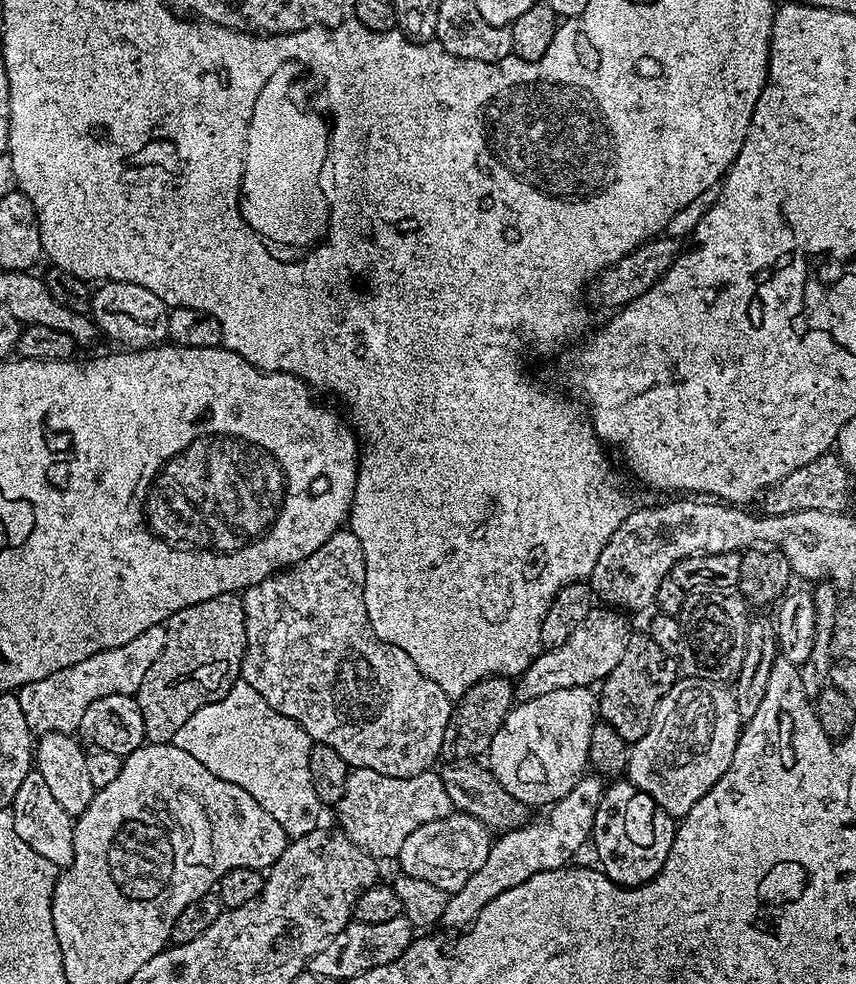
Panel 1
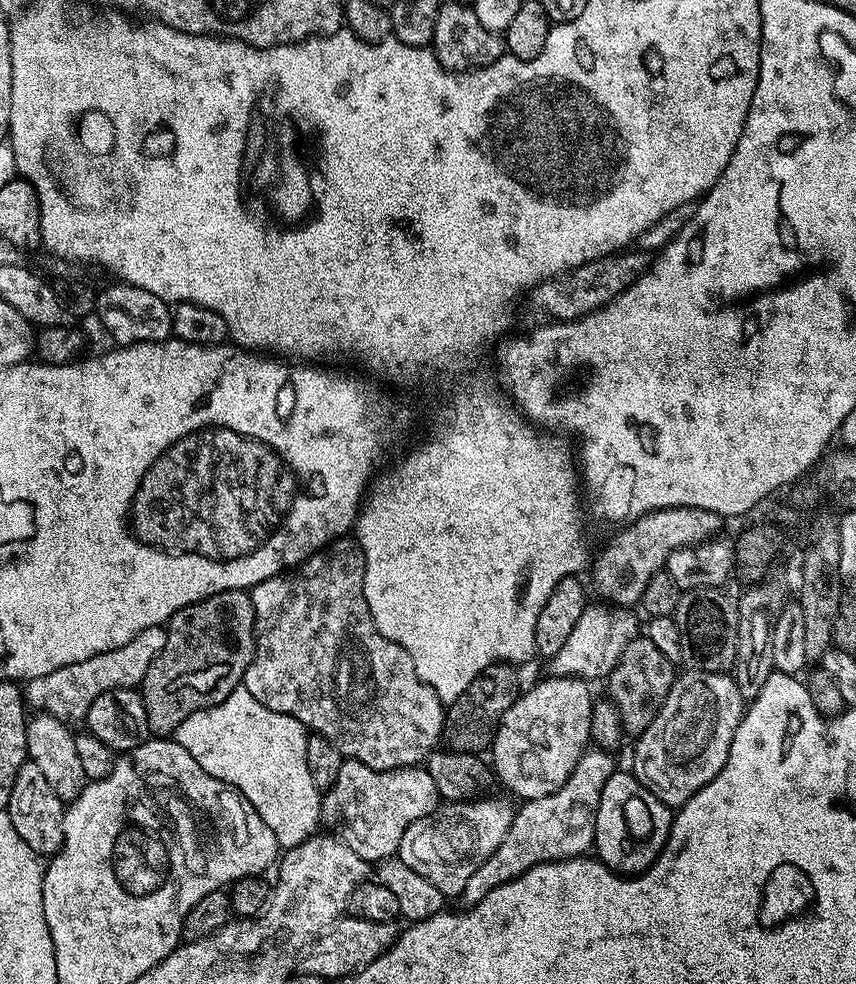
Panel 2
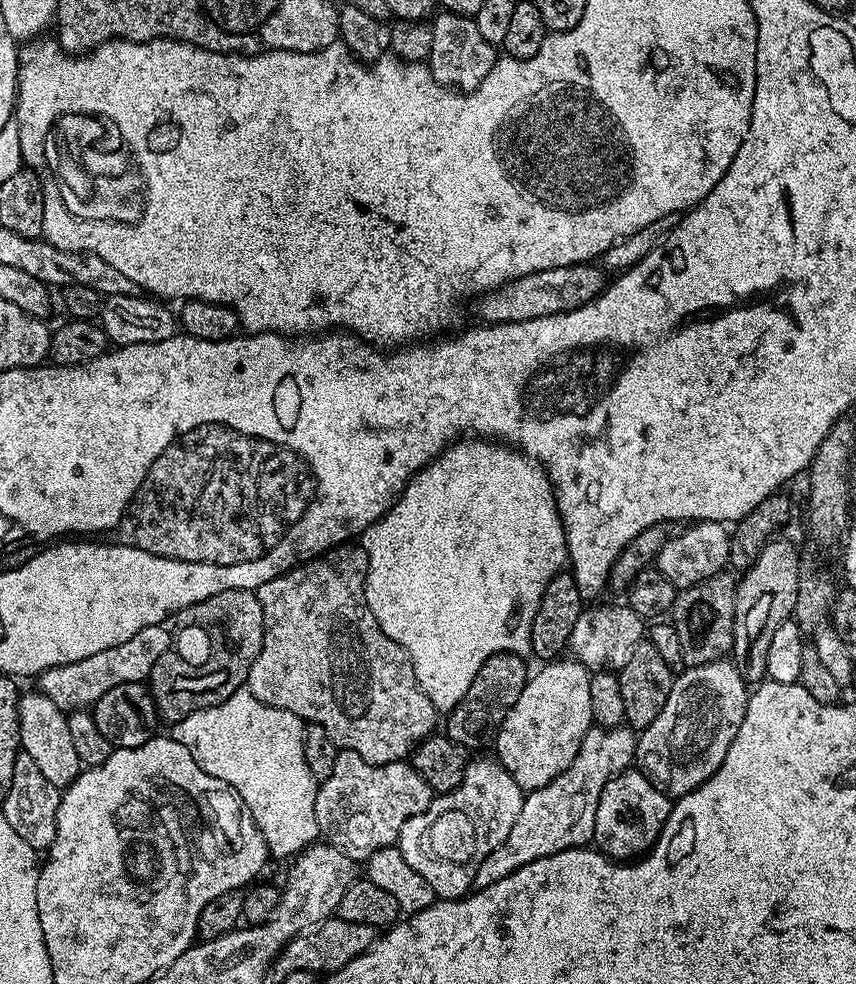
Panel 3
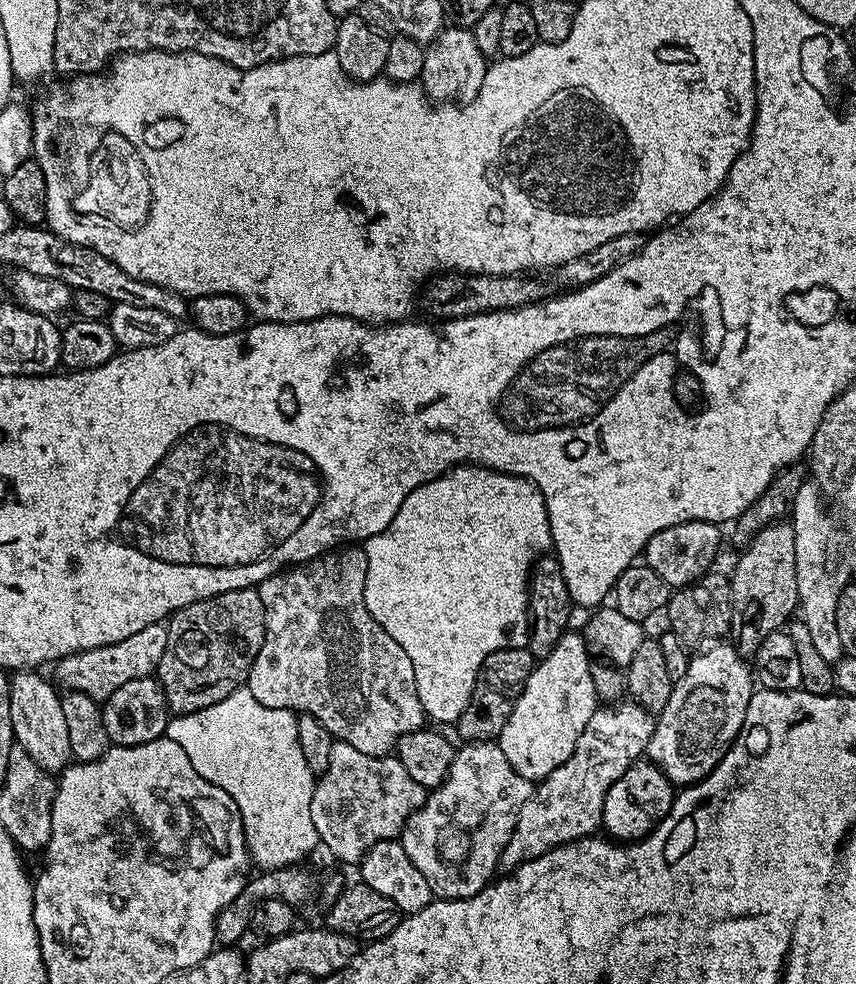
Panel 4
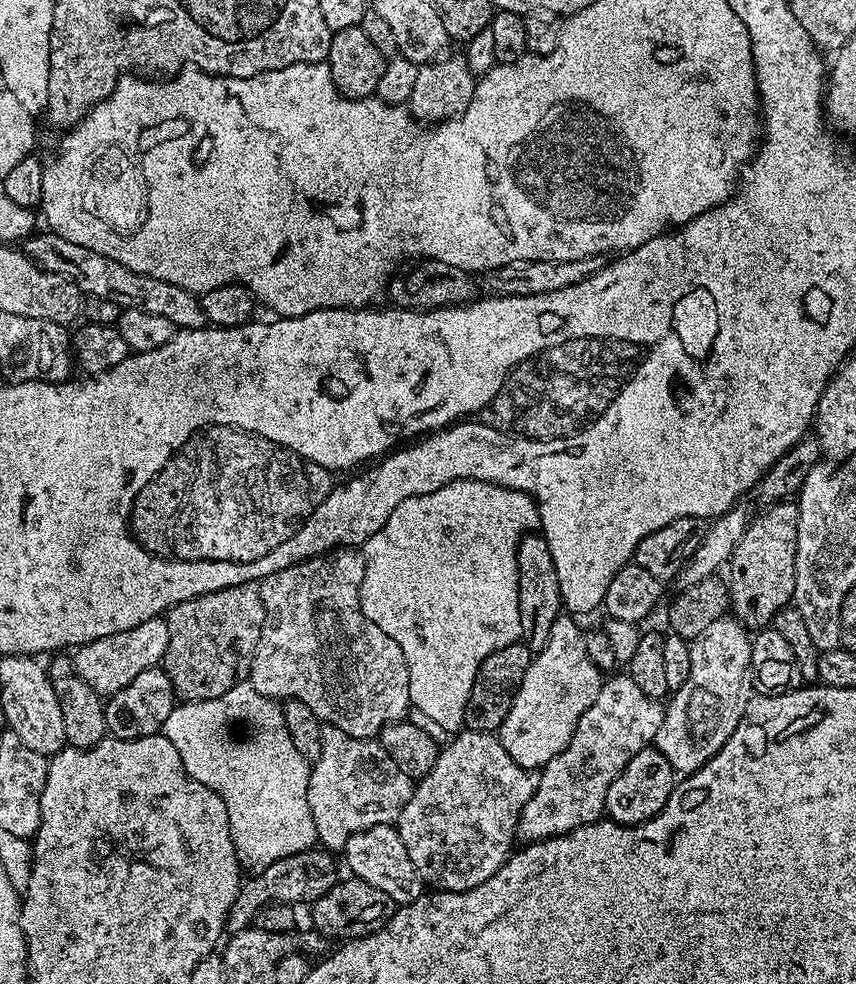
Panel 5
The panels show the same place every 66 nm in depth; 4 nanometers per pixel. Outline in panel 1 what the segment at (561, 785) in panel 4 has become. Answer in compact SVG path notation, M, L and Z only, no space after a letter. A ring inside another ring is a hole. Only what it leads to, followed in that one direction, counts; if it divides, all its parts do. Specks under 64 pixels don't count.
M586 774L566 794L566 798L547 809L545 816L529 819L521 828L512 828L509 832L501 832L490 846L490 854L486 854L486 862L482 862L479 870L470 874L470 882L462 886L462 890L451 893L446 902L446 914L443 923L453 924L456 930L467 928L482 914L489 902L494 902L498 894L506 894L506 890L514 890L514 886L522 886L526 878L534 874L542 874L546 870L558 870L573 863L572 855L583 844L589 843L592 835L592 823L596 813L596 803L602 798L606 784L599 775Z

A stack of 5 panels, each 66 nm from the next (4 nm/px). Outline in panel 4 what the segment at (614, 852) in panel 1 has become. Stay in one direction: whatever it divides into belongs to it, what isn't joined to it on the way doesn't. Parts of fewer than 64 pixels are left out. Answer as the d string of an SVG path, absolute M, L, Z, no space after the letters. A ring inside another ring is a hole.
M641 758L629 766L614 786L610 786L604 803L603 831L617 842L641 840L660 825L662 818L668 816L673 799L674 786L664 777L660 767L647 758Z

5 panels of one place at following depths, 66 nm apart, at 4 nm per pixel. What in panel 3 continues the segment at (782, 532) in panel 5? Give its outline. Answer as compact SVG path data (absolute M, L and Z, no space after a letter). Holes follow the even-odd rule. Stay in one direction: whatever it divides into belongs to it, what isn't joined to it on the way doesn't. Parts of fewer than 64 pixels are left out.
M780 539L769 540L750 567L743 569L736 585L734 642L730 659L748 686L755 686L767 677L766 654L770 654L774 630L778 630L778 626L782 626L782 622L796 610L802 563L795 546Z

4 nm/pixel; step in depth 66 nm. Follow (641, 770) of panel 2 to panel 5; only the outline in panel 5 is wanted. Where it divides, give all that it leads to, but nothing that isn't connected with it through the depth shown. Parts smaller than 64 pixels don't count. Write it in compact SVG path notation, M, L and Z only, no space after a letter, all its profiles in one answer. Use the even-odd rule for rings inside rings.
M726 614L718 618L711 626L706 626L702 634L690 641L690 678L678 691L671 693L664 710L664 721L656 735L654 746L662 754L666 754L666 762L670 762L672 771L677 774L691 774L698 771L734 734L734 730L742 722L746 706L754 695L754 677L752 674L752 636L735 615Z

